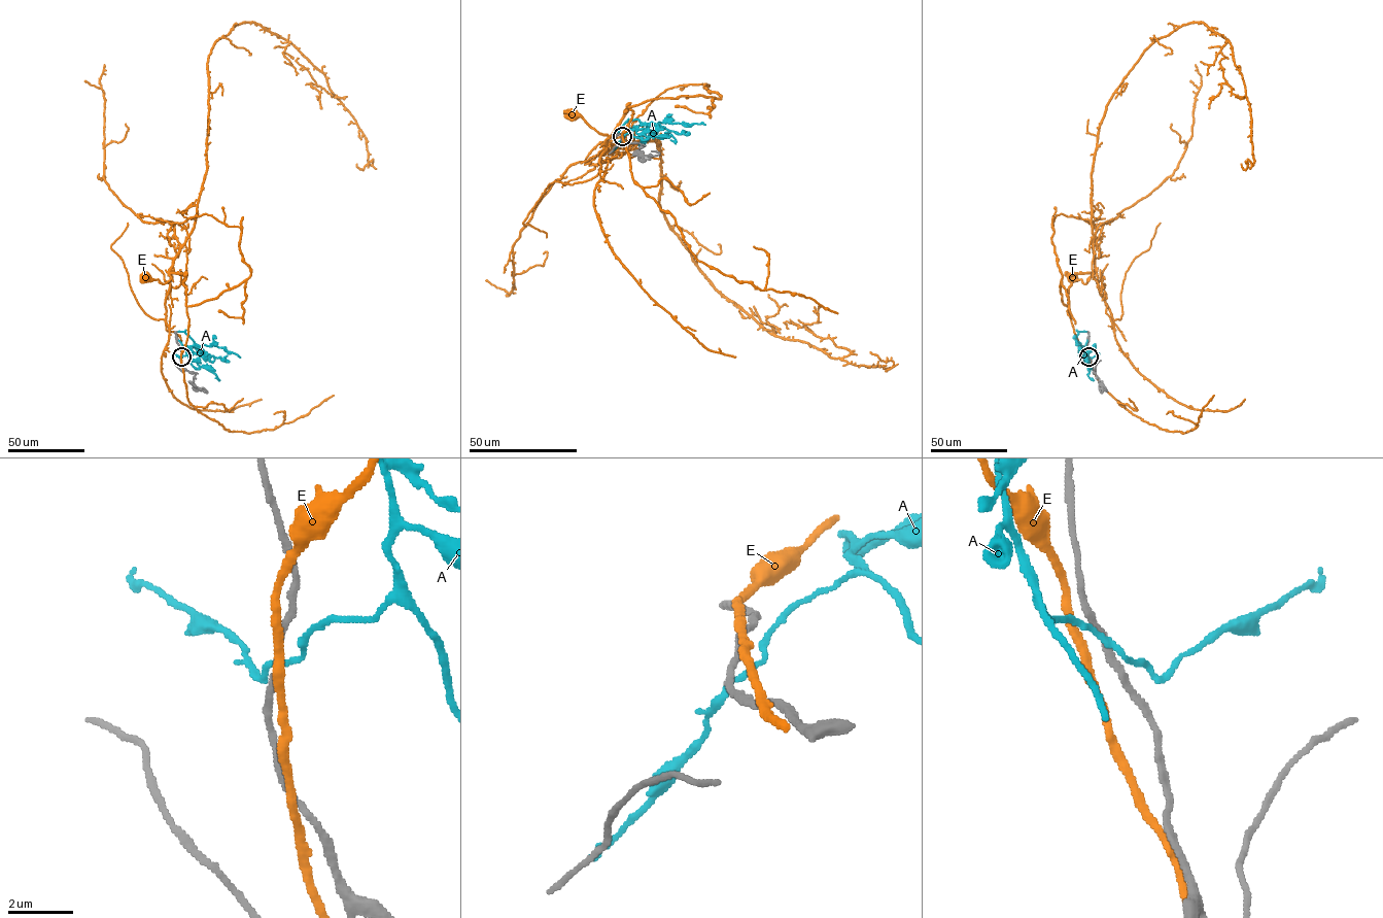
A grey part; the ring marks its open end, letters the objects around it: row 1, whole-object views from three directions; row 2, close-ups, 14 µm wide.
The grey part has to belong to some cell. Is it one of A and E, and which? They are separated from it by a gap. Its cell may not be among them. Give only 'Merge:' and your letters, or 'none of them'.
Merge: A

